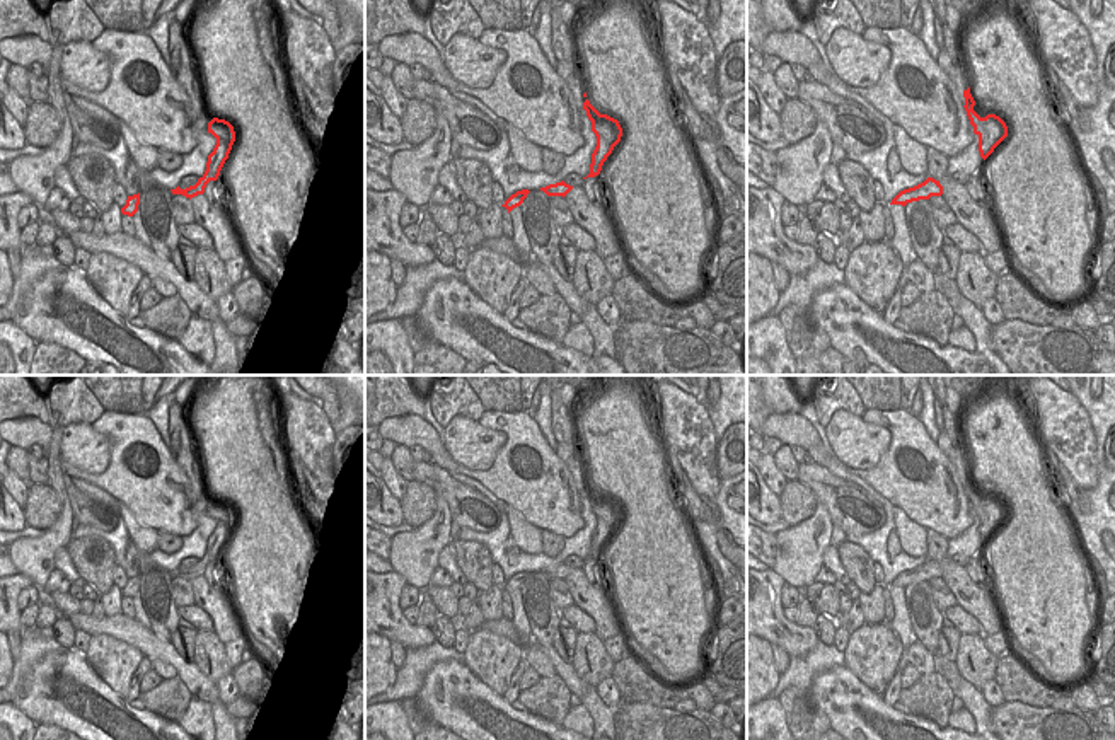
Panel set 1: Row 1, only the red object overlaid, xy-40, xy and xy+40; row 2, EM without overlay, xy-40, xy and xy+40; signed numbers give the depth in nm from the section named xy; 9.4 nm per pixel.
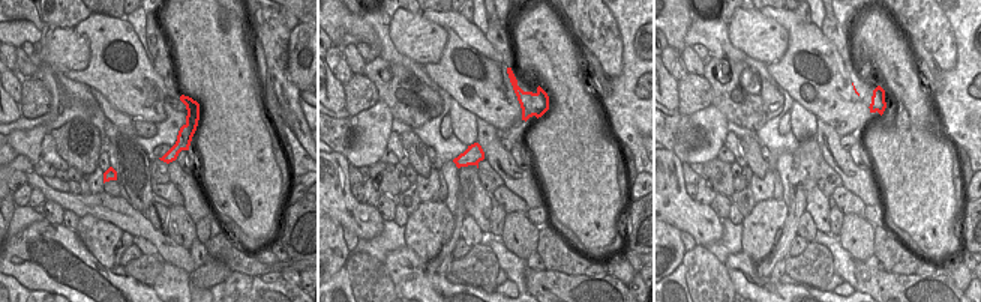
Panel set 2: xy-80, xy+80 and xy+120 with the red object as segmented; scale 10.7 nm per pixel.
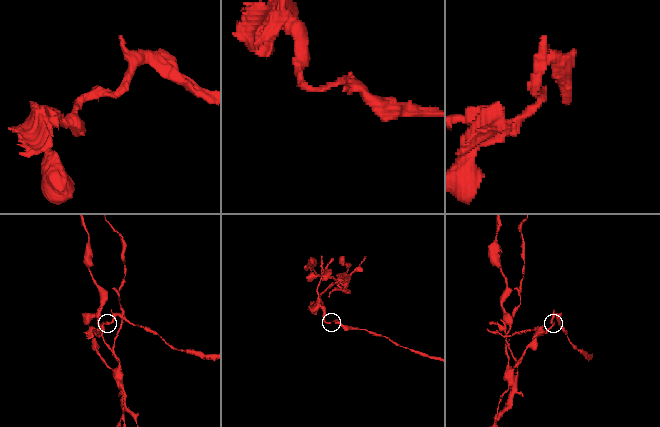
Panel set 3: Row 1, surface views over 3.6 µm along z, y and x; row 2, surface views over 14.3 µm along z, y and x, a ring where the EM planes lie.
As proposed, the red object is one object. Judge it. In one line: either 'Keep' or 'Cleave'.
Cleave.

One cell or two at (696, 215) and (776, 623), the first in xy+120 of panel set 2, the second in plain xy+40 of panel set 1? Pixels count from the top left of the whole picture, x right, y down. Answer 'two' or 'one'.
one

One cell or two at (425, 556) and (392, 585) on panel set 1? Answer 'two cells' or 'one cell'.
two cells

